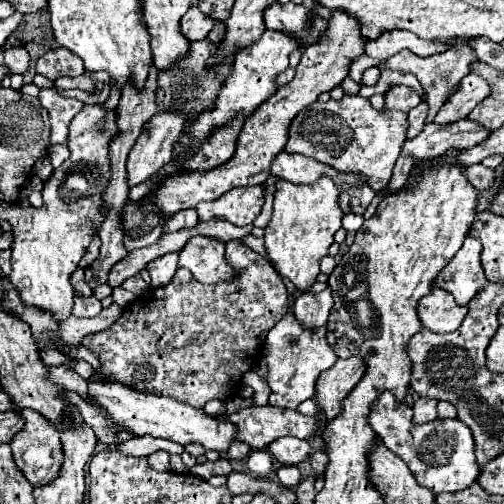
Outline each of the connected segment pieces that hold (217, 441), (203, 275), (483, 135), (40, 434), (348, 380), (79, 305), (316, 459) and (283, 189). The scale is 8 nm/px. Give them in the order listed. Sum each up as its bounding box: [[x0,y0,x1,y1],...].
[[86,380,234,452],[180,236,236,284],[402,118,490,160],[12,410,64,486],[316,356,366,420],[74,296,102,318],[310,452,328,474],[264,178,344,292]]

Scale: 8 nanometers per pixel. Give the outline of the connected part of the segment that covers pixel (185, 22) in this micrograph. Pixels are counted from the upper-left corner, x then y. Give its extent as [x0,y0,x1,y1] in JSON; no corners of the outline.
[180,8,214,42]

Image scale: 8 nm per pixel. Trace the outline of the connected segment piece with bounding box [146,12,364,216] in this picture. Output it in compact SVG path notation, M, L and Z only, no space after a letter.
M332 12L328 24L330 32L326 32L326 40L322 40L322 44L312 44L302 52L294 80L286 86L280 86L278 92L270 96L270 100L266 100L266 104L262 104L262 108L258 108L258 112L254 112L250 120L244 122L238 138L238 154L234 154L234 160L230 160L230 164L224 164L224 168L214 168L210 172L190 172L190 176L174 176L174 180L166 180L146 198L150 210L158 208L166 216L170 216L184 208L196 208L196 204L202 200L216 200L236 186L260 186L268 180L272 160L284 150L288 142L288 126L294 116L308 104L316 102L322 92L336 88L348 76L350 62L364 54L364 40L362 36L358 36L356 20L342 16L342 12Z

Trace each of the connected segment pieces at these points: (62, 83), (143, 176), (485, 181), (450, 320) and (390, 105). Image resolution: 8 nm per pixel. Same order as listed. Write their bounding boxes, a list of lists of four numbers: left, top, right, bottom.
[[54,74,96,94],[128,110,186,186],[466,164,494,190],[416,288,468,334],[384,86,422,112]]

